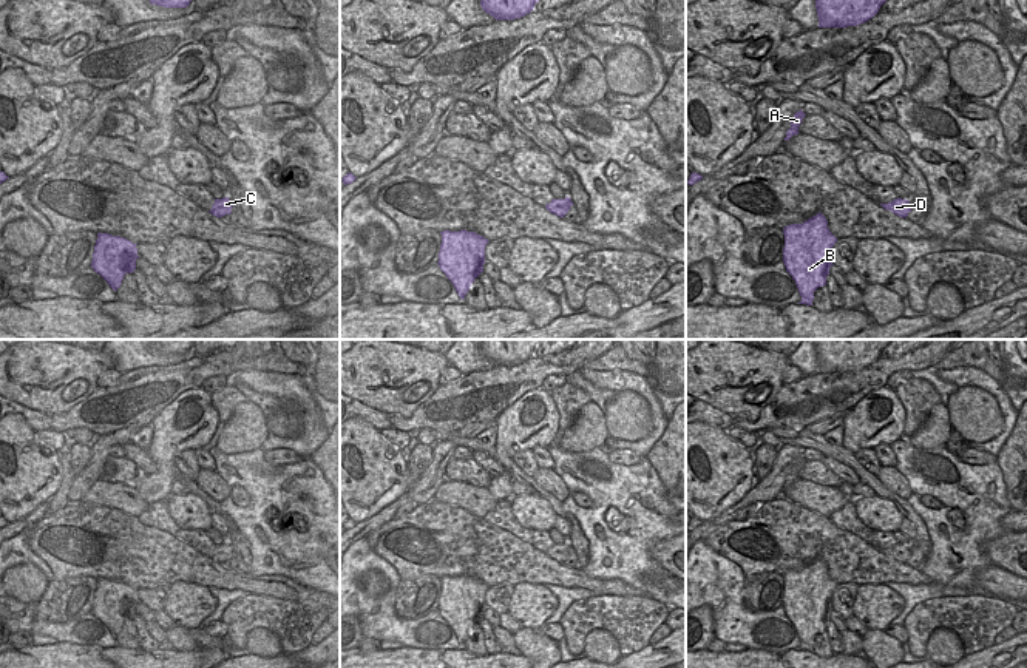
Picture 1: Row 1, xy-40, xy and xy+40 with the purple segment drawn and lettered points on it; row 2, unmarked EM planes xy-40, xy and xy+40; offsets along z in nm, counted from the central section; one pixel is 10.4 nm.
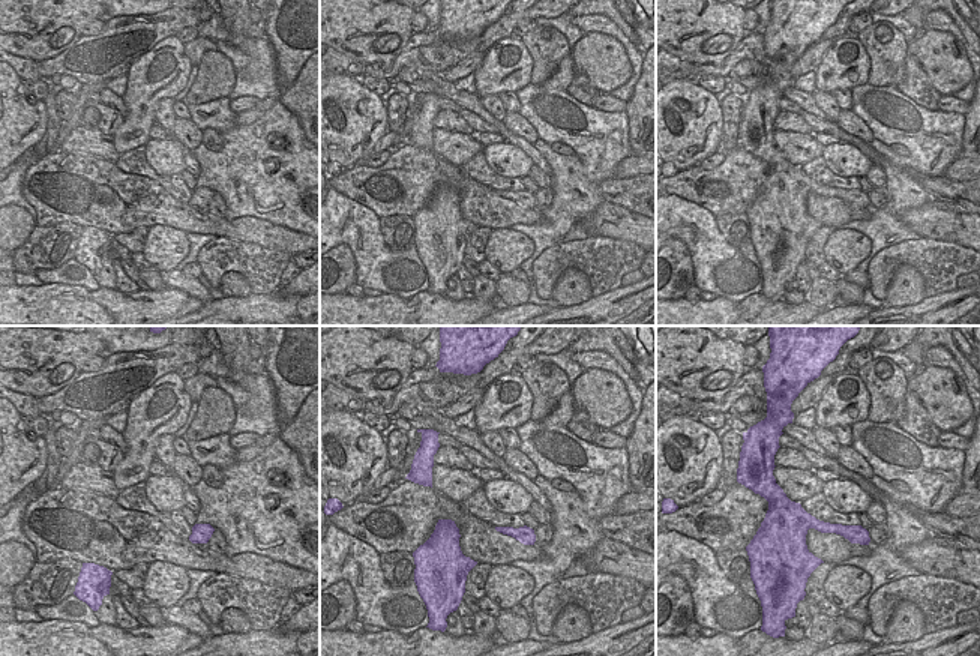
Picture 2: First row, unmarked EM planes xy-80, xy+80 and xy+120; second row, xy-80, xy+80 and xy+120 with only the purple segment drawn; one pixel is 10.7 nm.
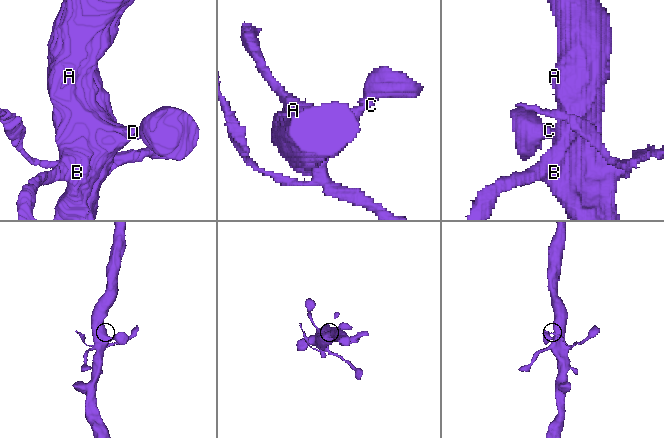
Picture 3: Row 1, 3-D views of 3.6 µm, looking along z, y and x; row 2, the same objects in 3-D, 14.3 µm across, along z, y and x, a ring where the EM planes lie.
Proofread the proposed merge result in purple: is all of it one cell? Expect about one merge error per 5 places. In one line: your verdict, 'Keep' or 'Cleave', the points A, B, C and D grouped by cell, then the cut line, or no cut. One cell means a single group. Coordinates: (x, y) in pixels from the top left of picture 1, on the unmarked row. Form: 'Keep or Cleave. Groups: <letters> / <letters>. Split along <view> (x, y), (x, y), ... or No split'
Keep. Groups: A B C D. No split

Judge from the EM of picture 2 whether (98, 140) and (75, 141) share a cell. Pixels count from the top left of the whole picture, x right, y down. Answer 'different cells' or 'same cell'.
same cell

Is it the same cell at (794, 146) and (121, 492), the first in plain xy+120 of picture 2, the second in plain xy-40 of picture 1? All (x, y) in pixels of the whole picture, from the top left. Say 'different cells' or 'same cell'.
same cell

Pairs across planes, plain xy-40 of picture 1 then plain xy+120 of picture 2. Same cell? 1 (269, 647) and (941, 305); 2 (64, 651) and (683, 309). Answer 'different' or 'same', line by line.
1: different
2: same

